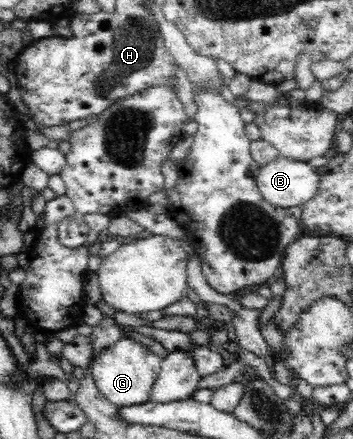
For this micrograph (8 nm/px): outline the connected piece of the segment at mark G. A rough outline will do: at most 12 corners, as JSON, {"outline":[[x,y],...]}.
{"outline":[[123,337],[89,371],[113,405],[141,405],[163,358]]}

